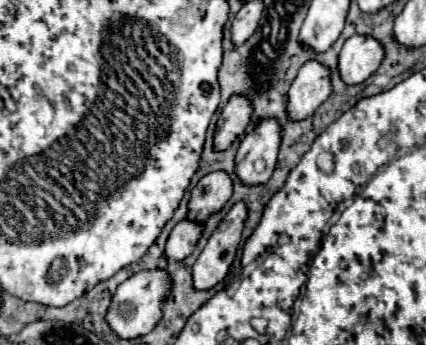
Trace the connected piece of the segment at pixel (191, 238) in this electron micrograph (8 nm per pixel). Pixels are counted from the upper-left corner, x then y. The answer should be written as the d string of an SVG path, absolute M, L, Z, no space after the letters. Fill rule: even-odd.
M190 220L178 222L168 236L168 242L164 248L164 258L182 262L186 256L190 256L202 234L202 228L204 228L202 224L194 224Z

